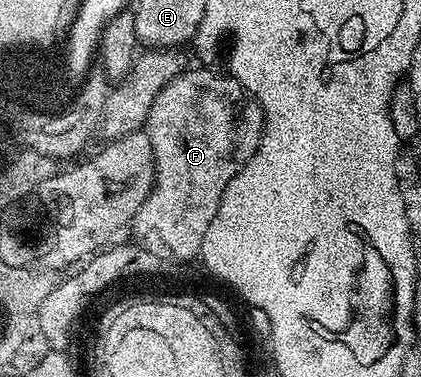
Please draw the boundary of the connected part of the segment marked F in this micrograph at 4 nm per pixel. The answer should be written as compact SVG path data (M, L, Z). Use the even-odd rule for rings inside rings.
M187 68L179 73L178 76L173 77L160 91L160 95L156 95L156 99L146 116L144 132L148 135L148 139L154 148L154 185L150 188L148 197L144 199L144 203L140 203L140 207L134 215L132 230L134 229L135 237L133 240L141 243L147 250L173 260L193 262L201 254L204 234L208 232L208 226L212 223L212 218L216 216L216 207L220 207L220 199L224 195L224 187L228 187L228 183L232 183L234 176L242 170L244 163L248 163L248 159L252 159L252 155L258 149L258 144L262 138L262 108L237 79L227 75L225 72L222 72L222 74L213 73L210 69L189 69Z

